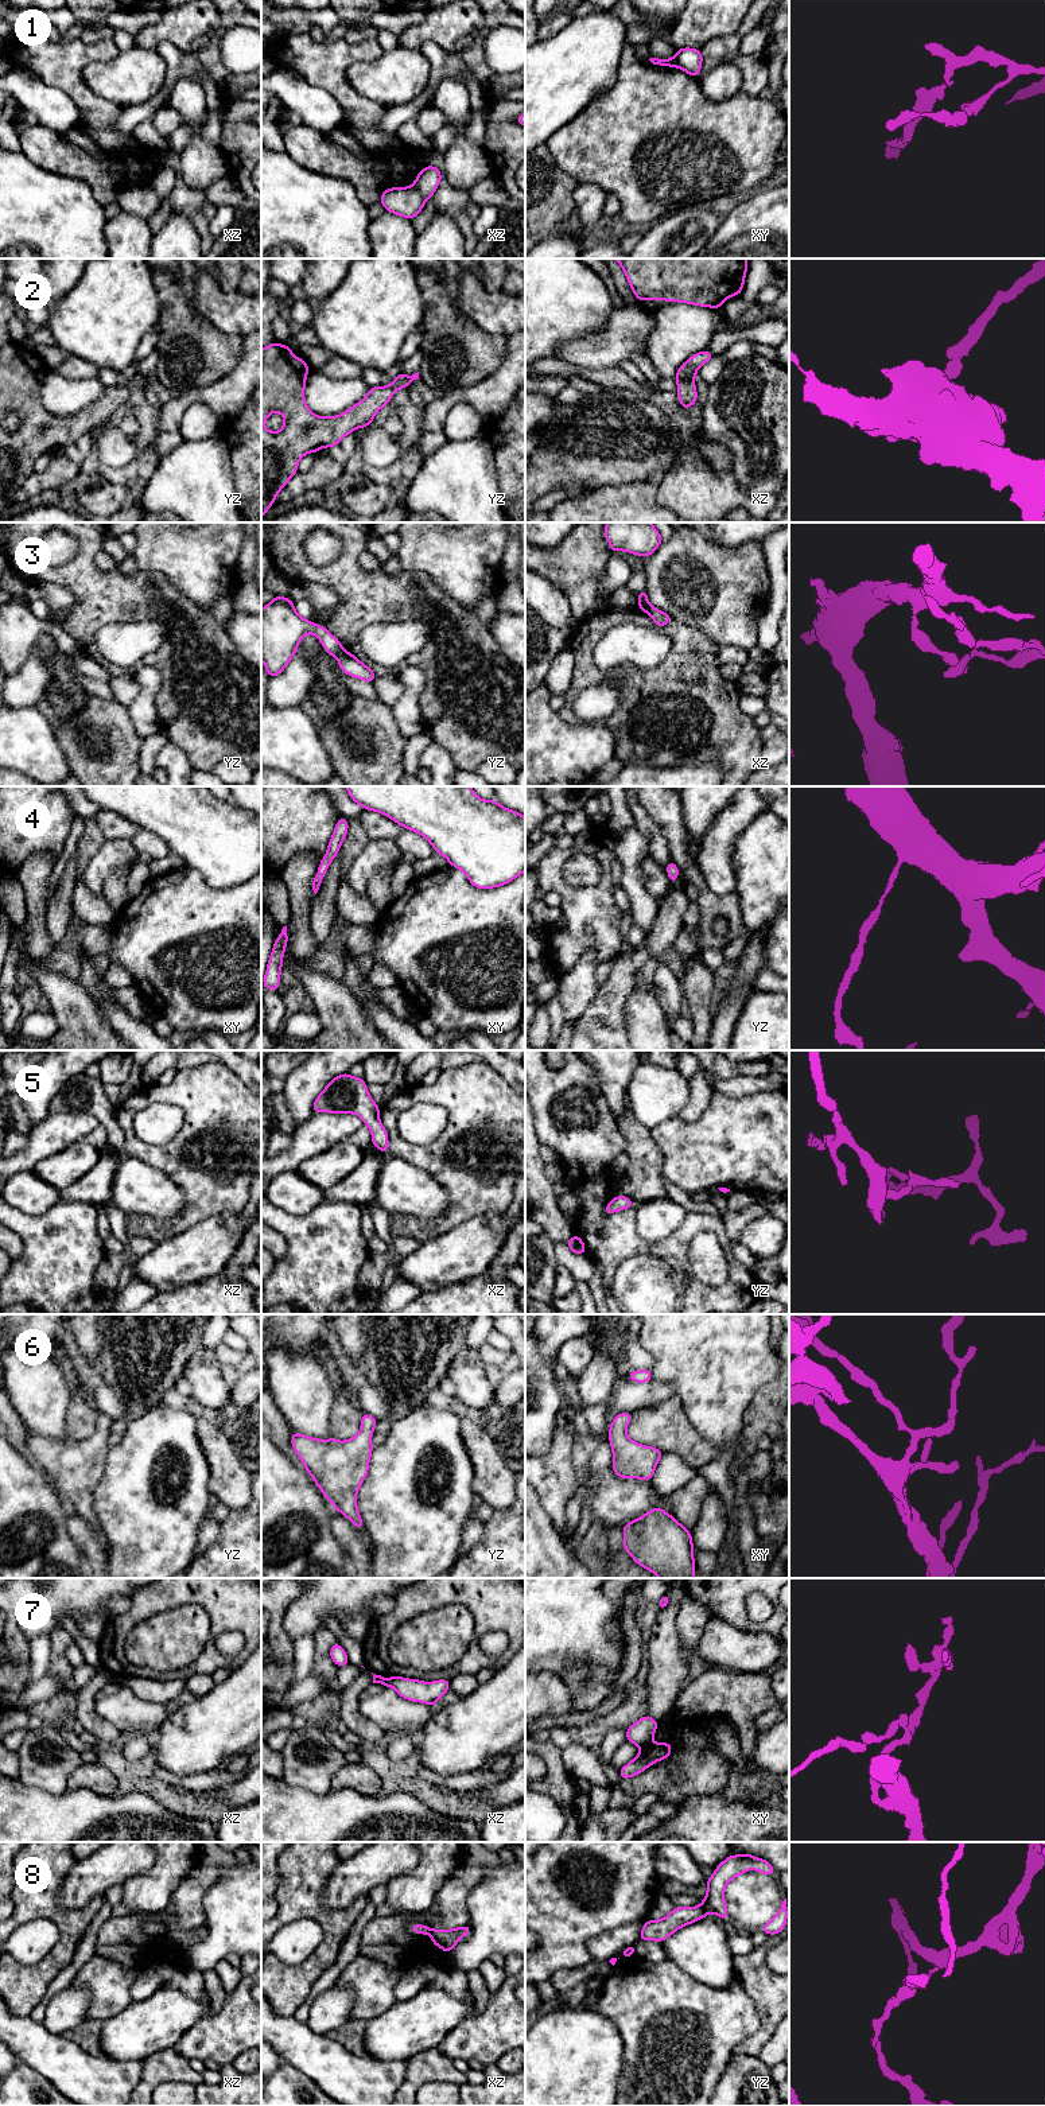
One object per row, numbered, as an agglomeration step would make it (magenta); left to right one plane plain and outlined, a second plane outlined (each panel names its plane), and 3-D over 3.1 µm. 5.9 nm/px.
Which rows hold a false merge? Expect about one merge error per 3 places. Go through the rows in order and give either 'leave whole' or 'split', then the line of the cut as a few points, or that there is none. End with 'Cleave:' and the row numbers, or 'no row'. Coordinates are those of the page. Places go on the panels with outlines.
1: split; cut xz (412, 186), (426, 199)
2: leave whole; cut none
3: split; cut xz (647, 601), (640, 603)
4: leave whole; cut none
5: leave whole; cut none
6: leave whole; cut none
7: split; cut xy (651, 1743), (641, 1748)
8: split; cut xz (431, 1928), (428, 1932)
Cleave: 1, 3, 7, 8

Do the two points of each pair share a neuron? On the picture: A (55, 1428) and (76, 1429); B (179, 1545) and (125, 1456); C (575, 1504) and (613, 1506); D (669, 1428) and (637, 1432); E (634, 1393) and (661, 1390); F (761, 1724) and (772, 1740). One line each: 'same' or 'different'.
A: different
B: same
C: different
D: same
E: same
F: different

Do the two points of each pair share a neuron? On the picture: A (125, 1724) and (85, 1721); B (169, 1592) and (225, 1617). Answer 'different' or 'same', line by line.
A: different
B: same

